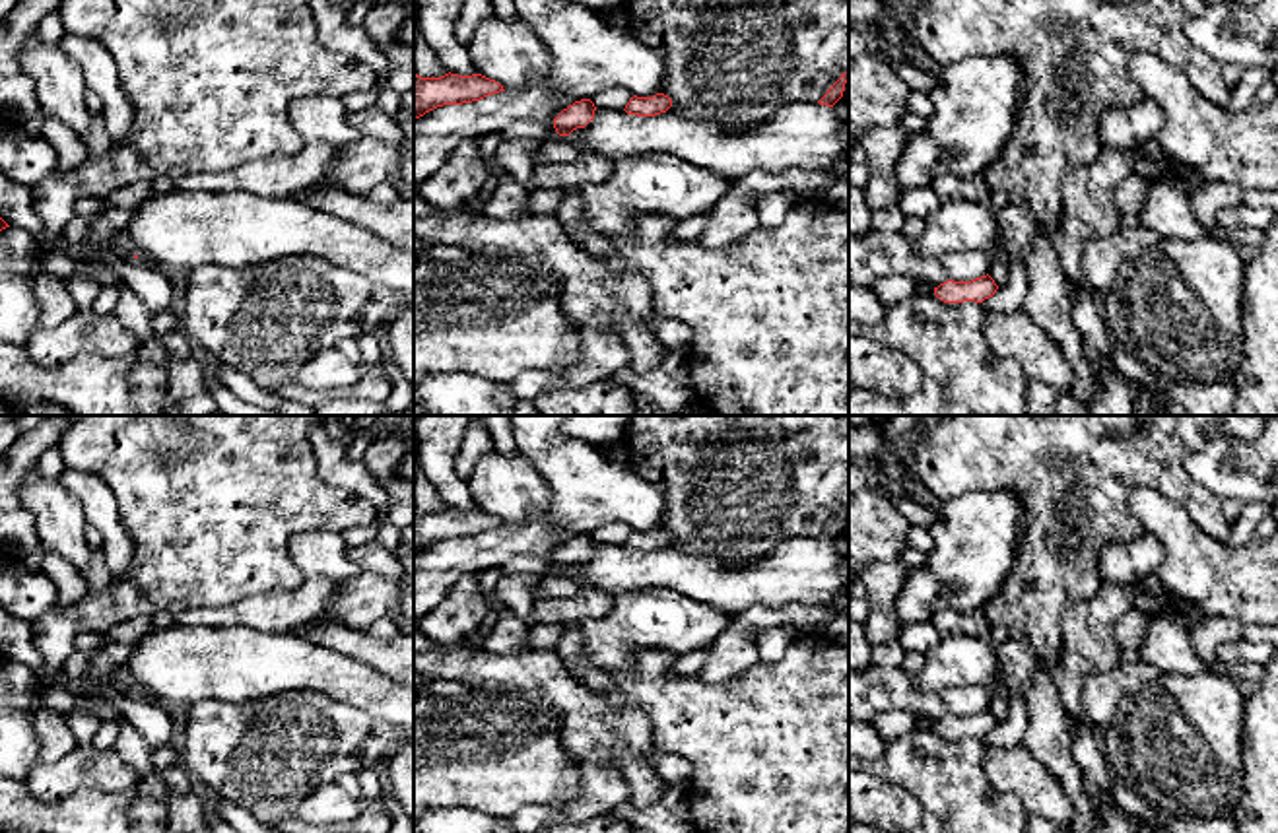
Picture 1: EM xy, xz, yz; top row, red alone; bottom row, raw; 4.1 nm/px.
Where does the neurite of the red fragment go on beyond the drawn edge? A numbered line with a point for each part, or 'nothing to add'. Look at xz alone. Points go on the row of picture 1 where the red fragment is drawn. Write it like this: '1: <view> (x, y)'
nothing to add

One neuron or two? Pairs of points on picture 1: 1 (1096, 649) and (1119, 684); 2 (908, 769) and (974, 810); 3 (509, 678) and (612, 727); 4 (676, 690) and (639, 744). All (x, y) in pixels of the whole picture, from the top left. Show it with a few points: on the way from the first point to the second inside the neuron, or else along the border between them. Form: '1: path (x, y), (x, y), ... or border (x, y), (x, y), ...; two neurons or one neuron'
1: border (1119, 666), (1094, 672), (1084, 682), (1084, 709); two neurons
2: path (923, 769), (958, 800); one neuron
3: path (535, 678), (548, 678), (587, 717); one neuron
4: border (612, 701), (645, 713), (653, 744); two neurons

